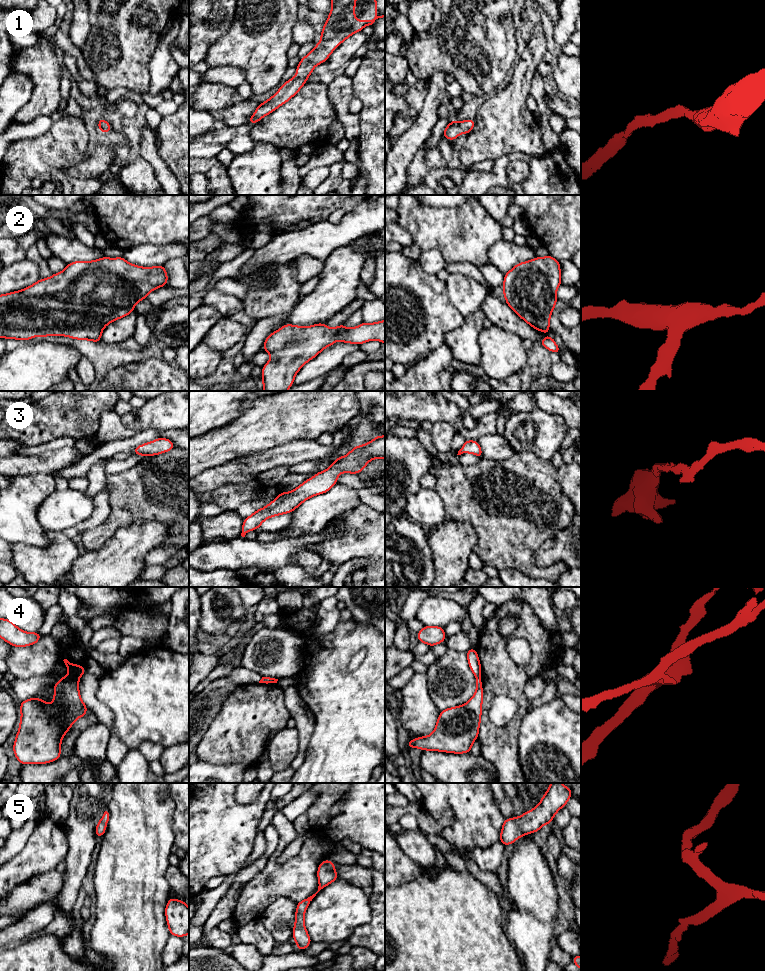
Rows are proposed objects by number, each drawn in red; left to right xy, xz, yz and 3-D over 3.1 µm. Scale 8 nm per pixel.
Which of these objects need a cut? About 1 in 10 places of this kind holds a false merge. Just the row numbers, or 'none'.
4

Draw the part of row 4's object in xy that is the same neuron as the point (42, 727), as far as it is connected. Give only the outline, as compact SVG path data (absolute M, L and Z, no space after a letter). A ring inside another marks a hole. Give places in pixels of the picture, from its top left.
M63 676L53 685L55 696L51 705L37 697L21 701L19 731L13 744L16 759L23 765L46 764L61 758L61 741L78 718L86 715L88 707L79 693L79 678Z

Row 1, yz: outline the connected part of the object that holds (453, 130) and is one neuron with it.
M475 119L457 122L452 120L444 129L442 137L454 141L461 133L469 134L475 126Z

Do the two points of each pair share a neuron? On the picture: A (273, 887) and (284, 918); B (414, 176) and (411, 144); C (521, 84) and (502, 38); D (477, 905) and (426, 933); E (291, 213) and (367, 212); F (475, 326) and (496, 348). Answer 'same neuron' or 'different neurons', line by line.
A: different neurons
B: different neurons
C: different neurons
D: same neuron
E: different neurons
F: different neurons

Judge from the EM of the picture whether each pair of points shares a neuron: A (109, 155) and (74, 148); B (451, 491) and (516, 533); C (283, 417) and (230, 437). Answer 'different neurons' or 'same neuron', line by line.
A: different neurons
B: same neuron
C: same neuron

